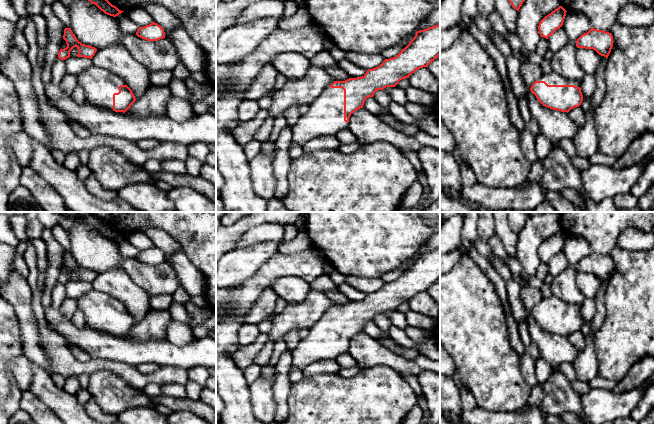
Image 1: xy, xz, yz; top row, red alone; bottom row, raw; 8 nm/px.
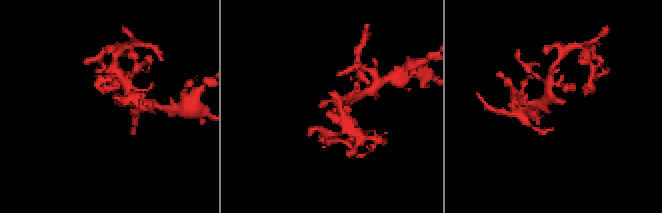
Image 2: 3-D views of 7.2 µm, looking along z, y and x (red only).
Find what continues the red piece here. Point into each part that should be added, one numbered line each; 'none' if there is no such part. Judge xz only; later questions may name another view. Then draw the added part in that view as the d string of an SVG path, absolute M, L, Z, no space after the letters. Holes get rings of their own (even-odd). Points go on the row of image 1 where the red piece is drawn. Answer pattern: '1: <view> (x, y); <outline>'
1: xz (325, 116); M331 84L312 102L308 112L300 115L296 124L291 128L292 143L303 147L312 139L336 135L339 131L348 128L348 123L344 121L344 90L342 88L331 88Z

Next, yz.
1: yz (552, 78); M553 71L548 74L542 74L537 81L545 81L548 85L574 85L576 87L580 87L581 85L581 83L563 78Z

